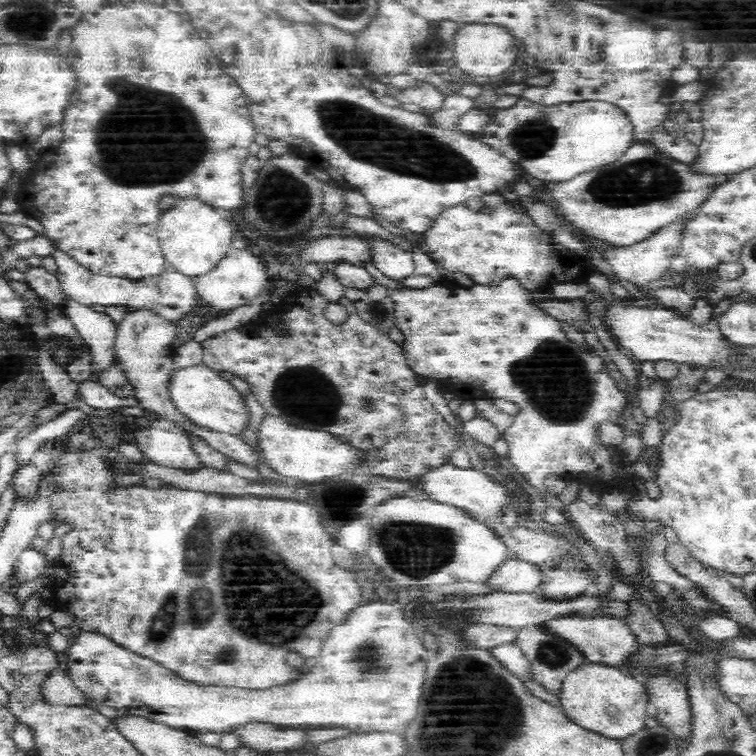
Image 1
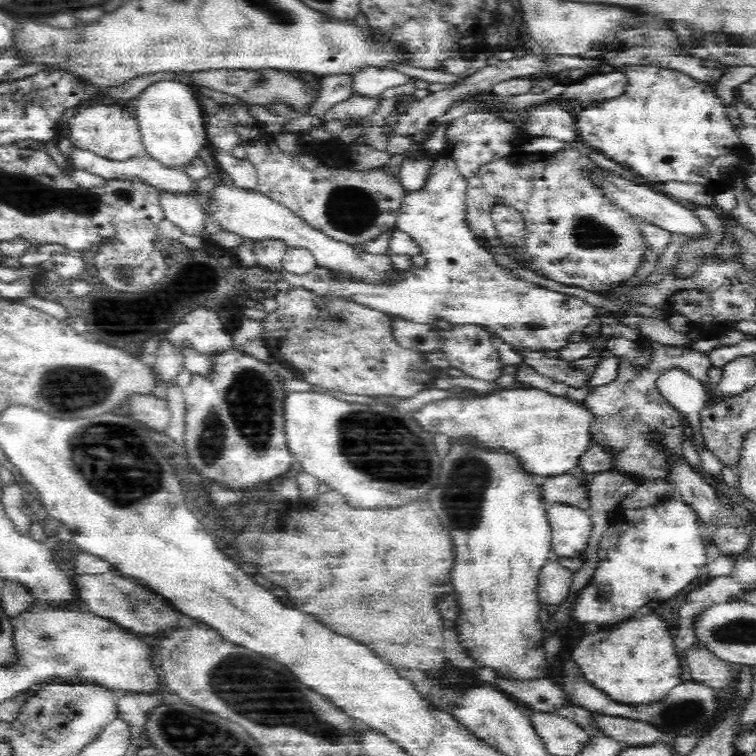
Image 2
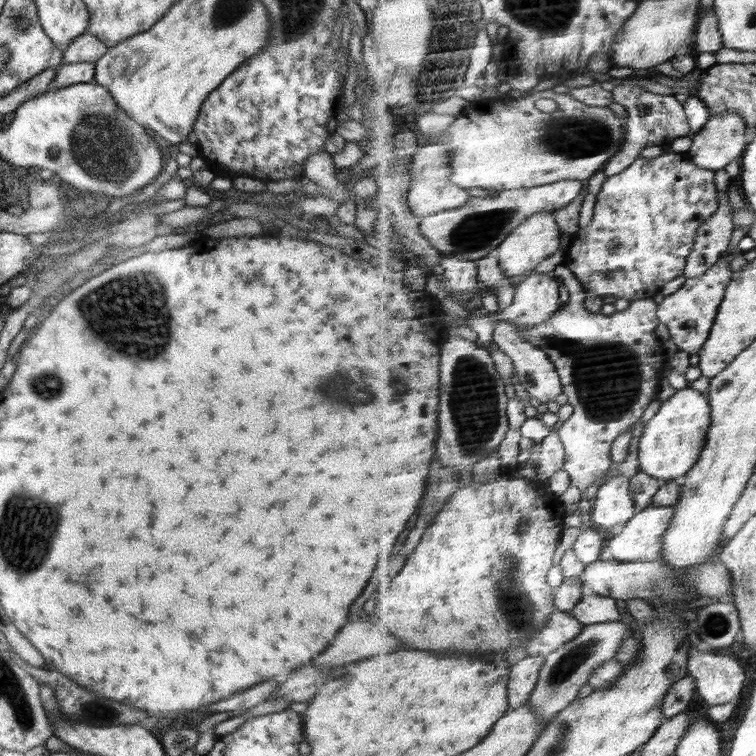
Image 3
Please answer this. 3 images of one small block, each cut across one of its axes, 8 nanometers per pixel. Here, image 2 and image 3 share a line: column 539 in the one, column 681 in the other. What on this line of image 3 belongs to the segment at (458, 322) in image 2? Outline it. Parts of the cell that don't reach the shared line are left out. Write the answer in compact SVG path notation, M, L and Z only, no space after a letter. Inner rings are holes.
M730 253L708 270L702 278L688 279L681 289L668 295L659 305L659 320L670 327L671 340L682 350L692 354L702 352L719 317L728 287L735 280L735 271Z

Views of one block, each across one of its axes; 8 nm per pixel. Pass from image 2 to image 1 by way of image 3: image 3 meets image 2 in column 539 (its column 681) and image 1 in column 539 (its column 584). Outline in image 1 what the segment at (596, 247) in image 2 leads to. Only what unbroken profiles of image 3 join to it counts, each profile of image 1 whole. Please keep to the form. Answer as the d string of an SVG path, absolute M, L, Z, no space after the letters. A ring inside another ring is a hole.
M502 193L487 194L481 200L485 203L481 211L470 211L465 204L444 209L432 226L423 232L428 246L427 253L444 272L461 272L468 275L474 283L482 285L498 285L506 278L514 278L530 290L557 283L574 283L586 278L585 263L562 245L555 244L554 238L537 227L527 213L504 202Z

